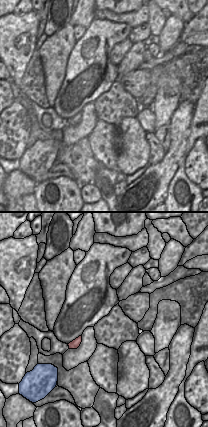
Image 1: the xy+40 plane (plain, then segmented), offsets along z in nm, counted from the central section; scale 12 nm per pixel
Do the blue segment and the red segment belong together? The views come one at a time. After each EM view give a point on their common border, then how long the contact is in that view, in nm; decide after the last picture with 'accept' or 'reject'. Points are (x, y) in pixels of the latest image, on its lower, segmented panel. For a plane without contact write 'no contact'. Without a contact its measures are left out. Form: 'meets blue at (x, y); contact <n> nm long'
no contact

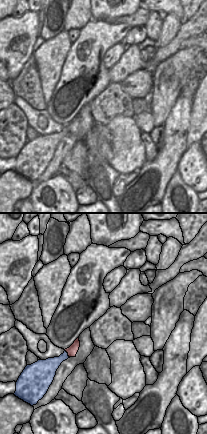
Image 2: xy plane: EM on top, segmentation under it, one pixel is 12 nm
meets blue at (67, 354); contact 110 nm long

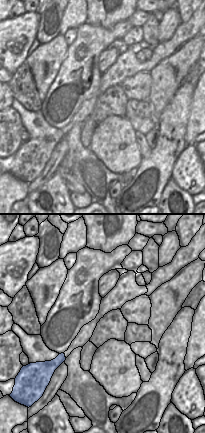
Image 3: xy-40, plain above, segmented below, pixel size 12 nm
no contact

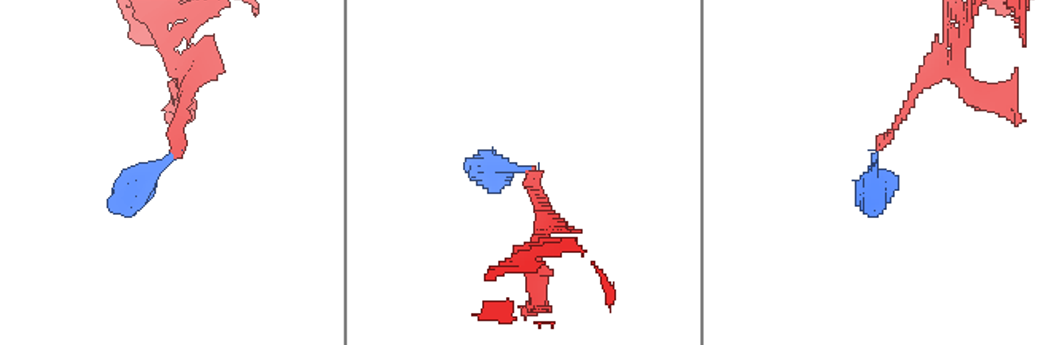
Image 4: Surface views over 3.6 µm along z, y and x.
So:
reject

